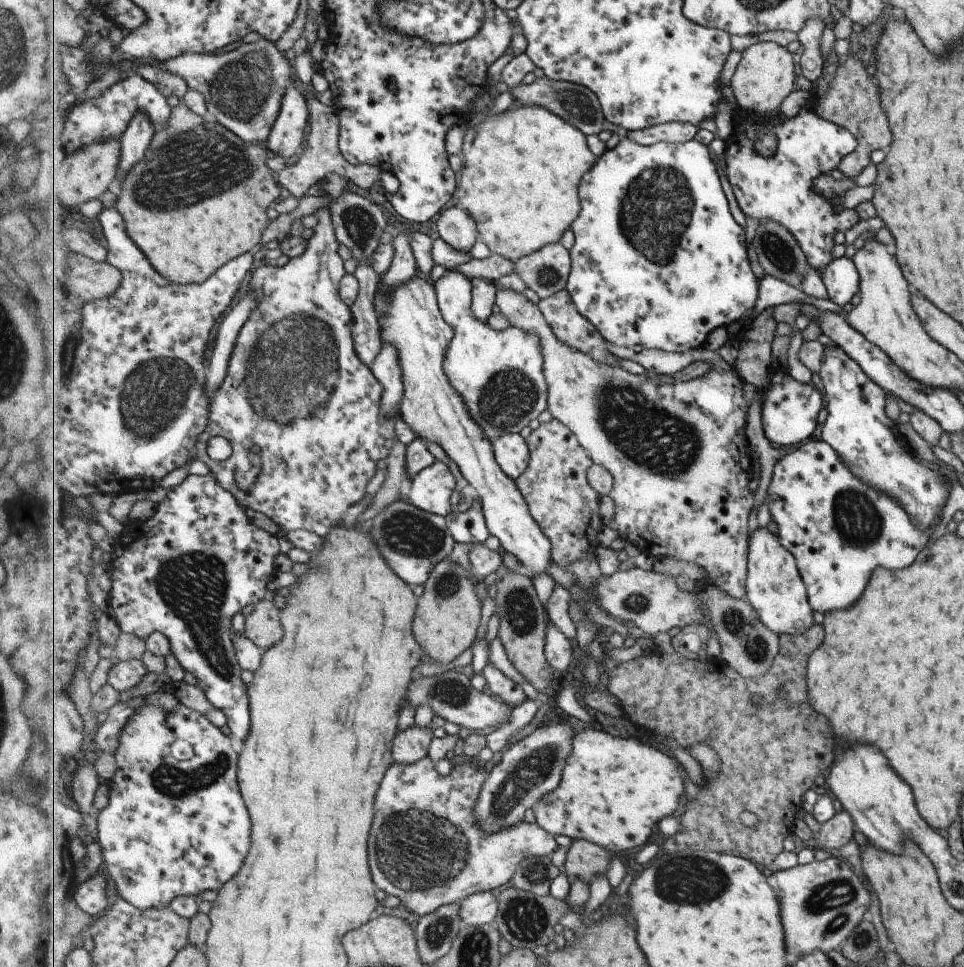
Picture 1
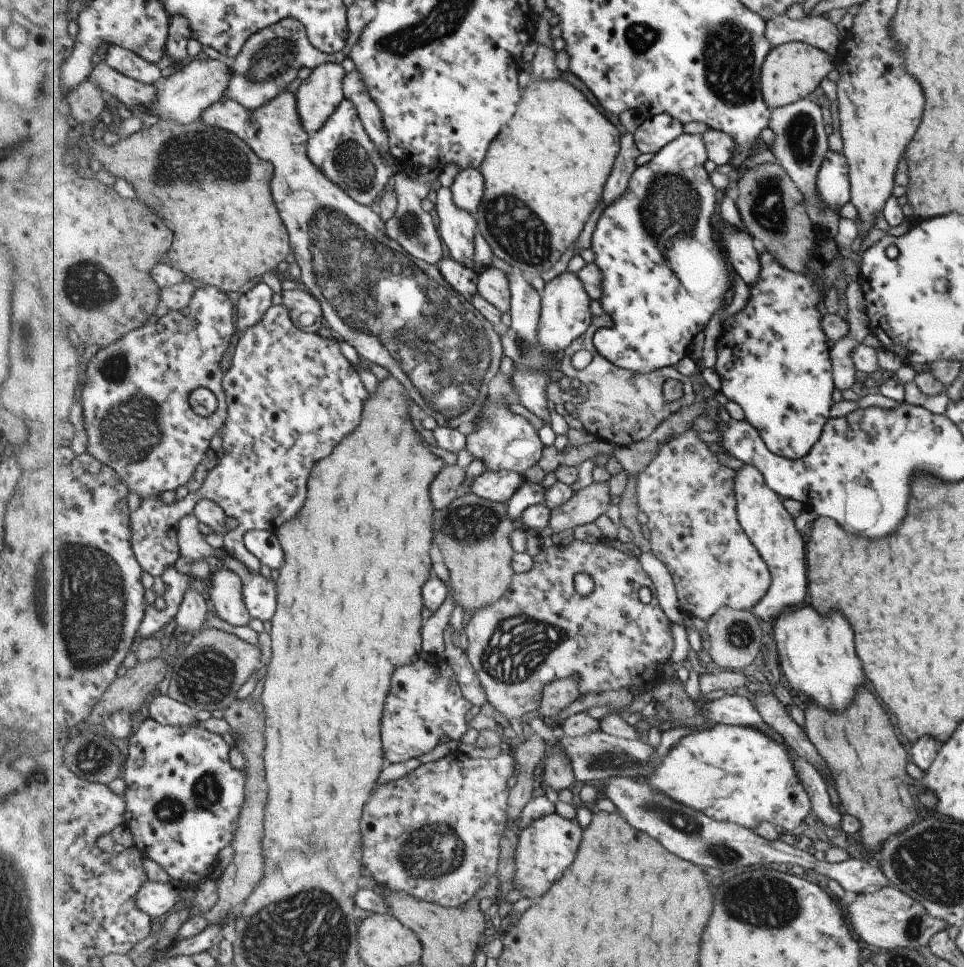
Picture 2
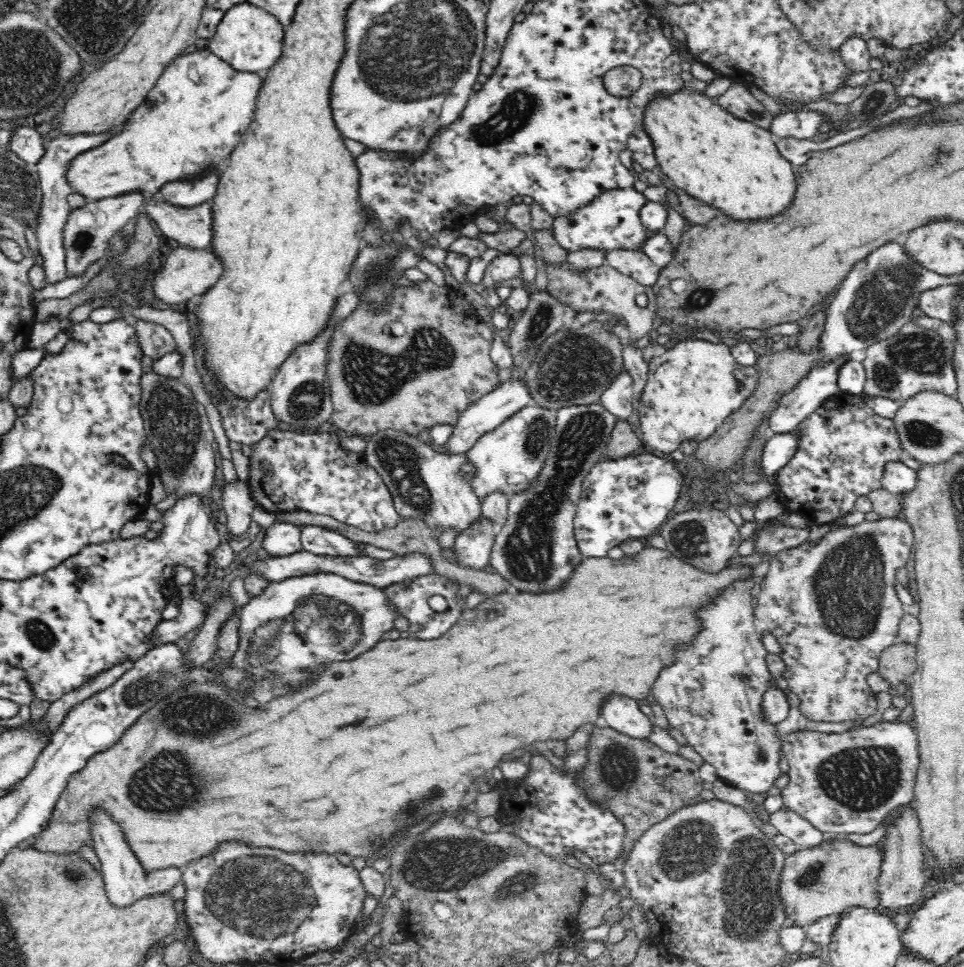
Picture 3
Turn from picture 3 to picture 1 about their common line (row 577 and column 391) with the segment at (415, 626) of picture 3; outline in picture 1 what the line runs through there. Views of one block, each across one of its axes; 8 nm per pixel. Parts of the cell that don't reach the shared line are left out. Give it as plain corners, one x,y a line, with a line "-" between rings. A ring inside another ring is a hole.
332,173
326,176
325,180
321,182
321,190
323,196
329,198
329,203
326,207
319,208
314,212
317,216
319,224
315,226
313,234
307,241
307,246
302,255
297,255
288,261
283,267
275,267
269,265
263,265
254,270
251,281
250,291
257,296
259,300
259,306
253,310
249,316
249,320
243,325
236,342
236,348
232,354
232,361
228,370
228,379
222,386
217,388
215,396
210,399
211,401
211,414
210,425
207,426
205,433
199,437
198,445
196,446
196,458
203,461
210,469
210,472
219,484
229,490
235,498
243,504
245,507
253,510
262,512
264,515
274,521
281,529
286,531
306,530
318,534
319,536
329,536
331,530
339,524
345,526
346,523
350,523
350,517
347,514
350,506
361,502
365,498
365,488
367,484
373,480
377,468
385,464
391,454
391,448
393,444
397,444
399,440
395,435
395,422
397,417
391,416
387,418
383,414
383,384
374,375
372,368
359,358
358,351
355,350
354,345
354,334
353,334
353,313
351,307
347,306
339,294
339,286
341,286
341,280
346,276
348,271
346,270
346,262
343,262
343,258
339,256
339,242
336,236
335,226
333,224
333,216
331,216
331,203
335,202
340,196
341,192
348,190
348,184
354,184
349,178
341,176
341,174
-
215,436
225,436
231,444
233,444
233,456
225,462
217,462
209,456
209,440
215,438
-
241,450
254,450
261,456
262,469
259,478
257,478
257,484
251,488
251,490
243,490
239,488
237,480
235,480
235,470
237,470
237,464
235,464
235,454
241,452

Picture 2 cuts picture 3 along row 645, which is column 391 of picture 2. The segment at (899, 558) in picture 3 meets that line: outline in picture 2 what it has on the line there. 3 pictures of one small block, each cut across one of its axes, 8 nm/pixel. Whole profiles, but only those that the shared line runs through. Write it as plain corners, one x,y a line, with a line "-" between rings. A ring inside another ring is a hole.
506,749
499,756
490,759
471,758
471,756
457,750
441,760
422,764
417,770
410,772
407,776
391,780
385,786
377,788
375,794
371,796
369,804
367,804
367,810
363,813
363,822
361,822
361,826
363,826
362,863
371,870
371,874
383,886
387,886
393,892
407,892
407,894
413,894
419,900
429,900
429,902
435,902
446,907
464,905
469,898
477,896
477,892
483,890
483,886
487,886
487,882
490,881
489,878
498,872
502,853
502,840
508,828
510,805
510,788
508,782
509,778
517,774
515,768
517,768
516,758
512,755
512,752

